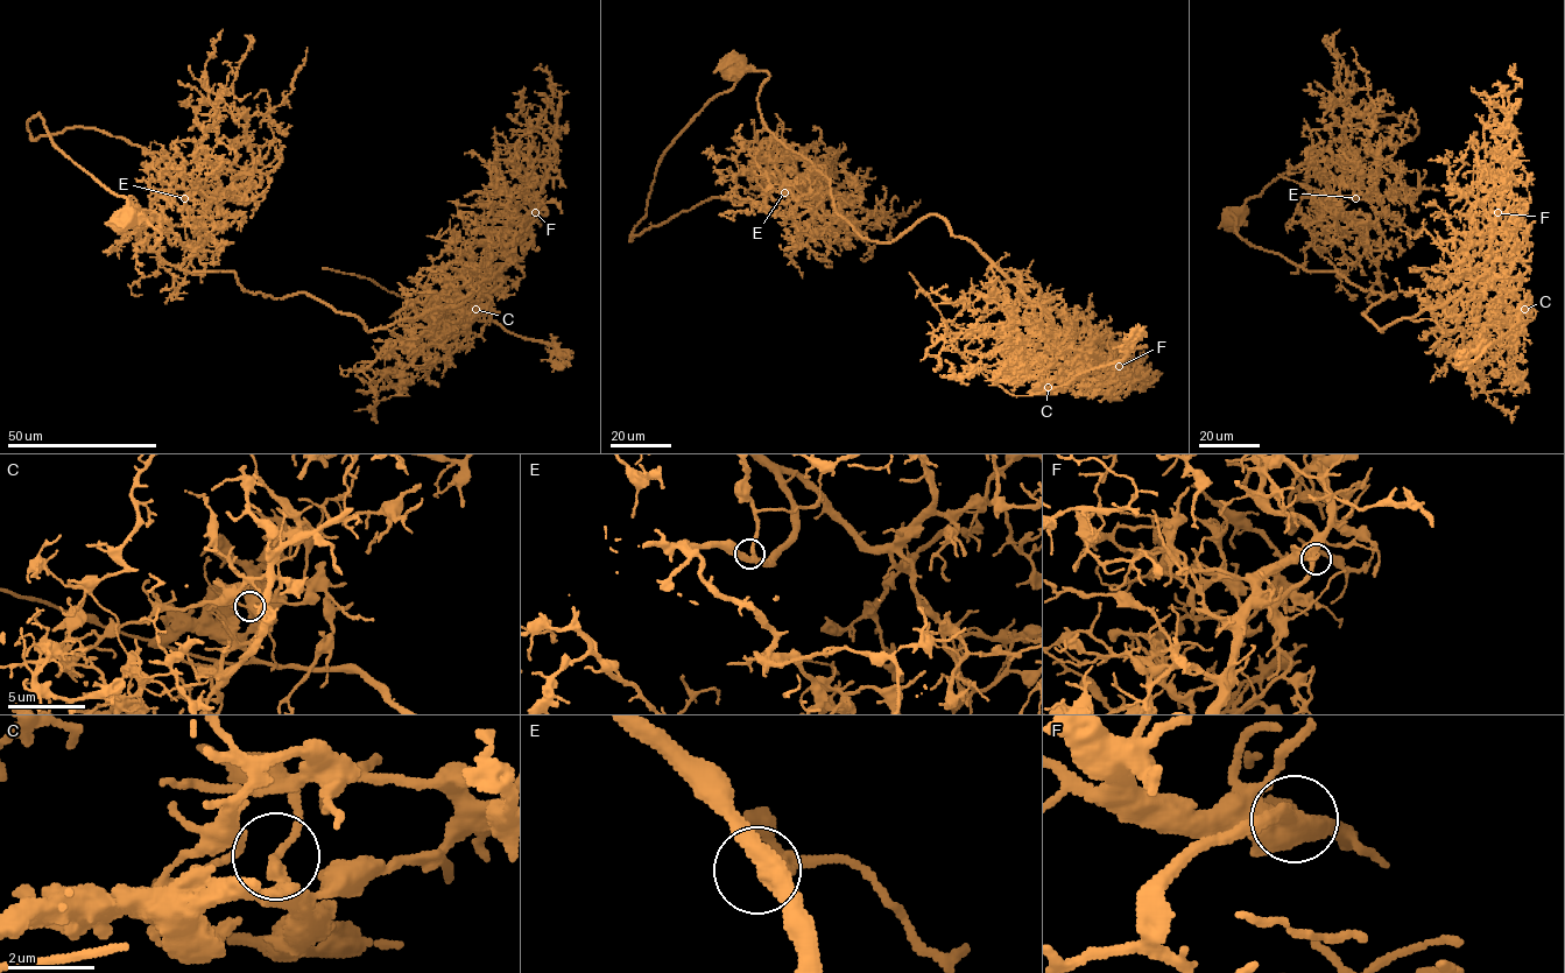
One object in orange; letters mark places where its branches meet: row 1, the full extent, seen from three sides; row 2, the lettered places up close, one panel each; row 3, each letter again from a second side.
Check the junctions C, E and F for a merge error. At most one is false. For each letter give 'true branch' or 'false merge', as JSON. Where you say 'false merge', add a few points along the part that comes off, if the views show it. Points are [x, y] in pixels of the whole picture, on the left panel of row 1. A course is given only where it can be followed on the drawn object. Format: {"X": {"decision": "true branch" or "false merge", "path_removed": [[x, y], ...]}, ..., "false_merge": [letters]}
{"C": {"decision": "false merge", "path_removed": [[476, 309], [474, 321], [469, 321], [406, 298], [373, 281], [322, 268]]}, "E": {"decision": "true branch"}, "F": {"decision": "true branch"}, "false_merge": ["C"]}

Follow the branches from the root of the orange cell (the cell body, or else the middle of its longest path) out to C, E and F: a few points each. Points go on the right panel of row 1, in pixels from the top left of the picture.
C: (1235, 219), (1308, 270), (1395, 293), (1362, 314), (1380, 331), (1431, 319), (1477, 337), (1525, 309)
E: (1235, 219), (1363, 121), (1410, 121), (1412, 140), (1388, 127), (1367, 134), (1375, 183), (1355, 198)
F: (1235, 219), (1248, 242), (1308, 270), (1395, 293), (1362, 314), (1381, 331), (1443, 307), (1482, 276), (1497, 212)

